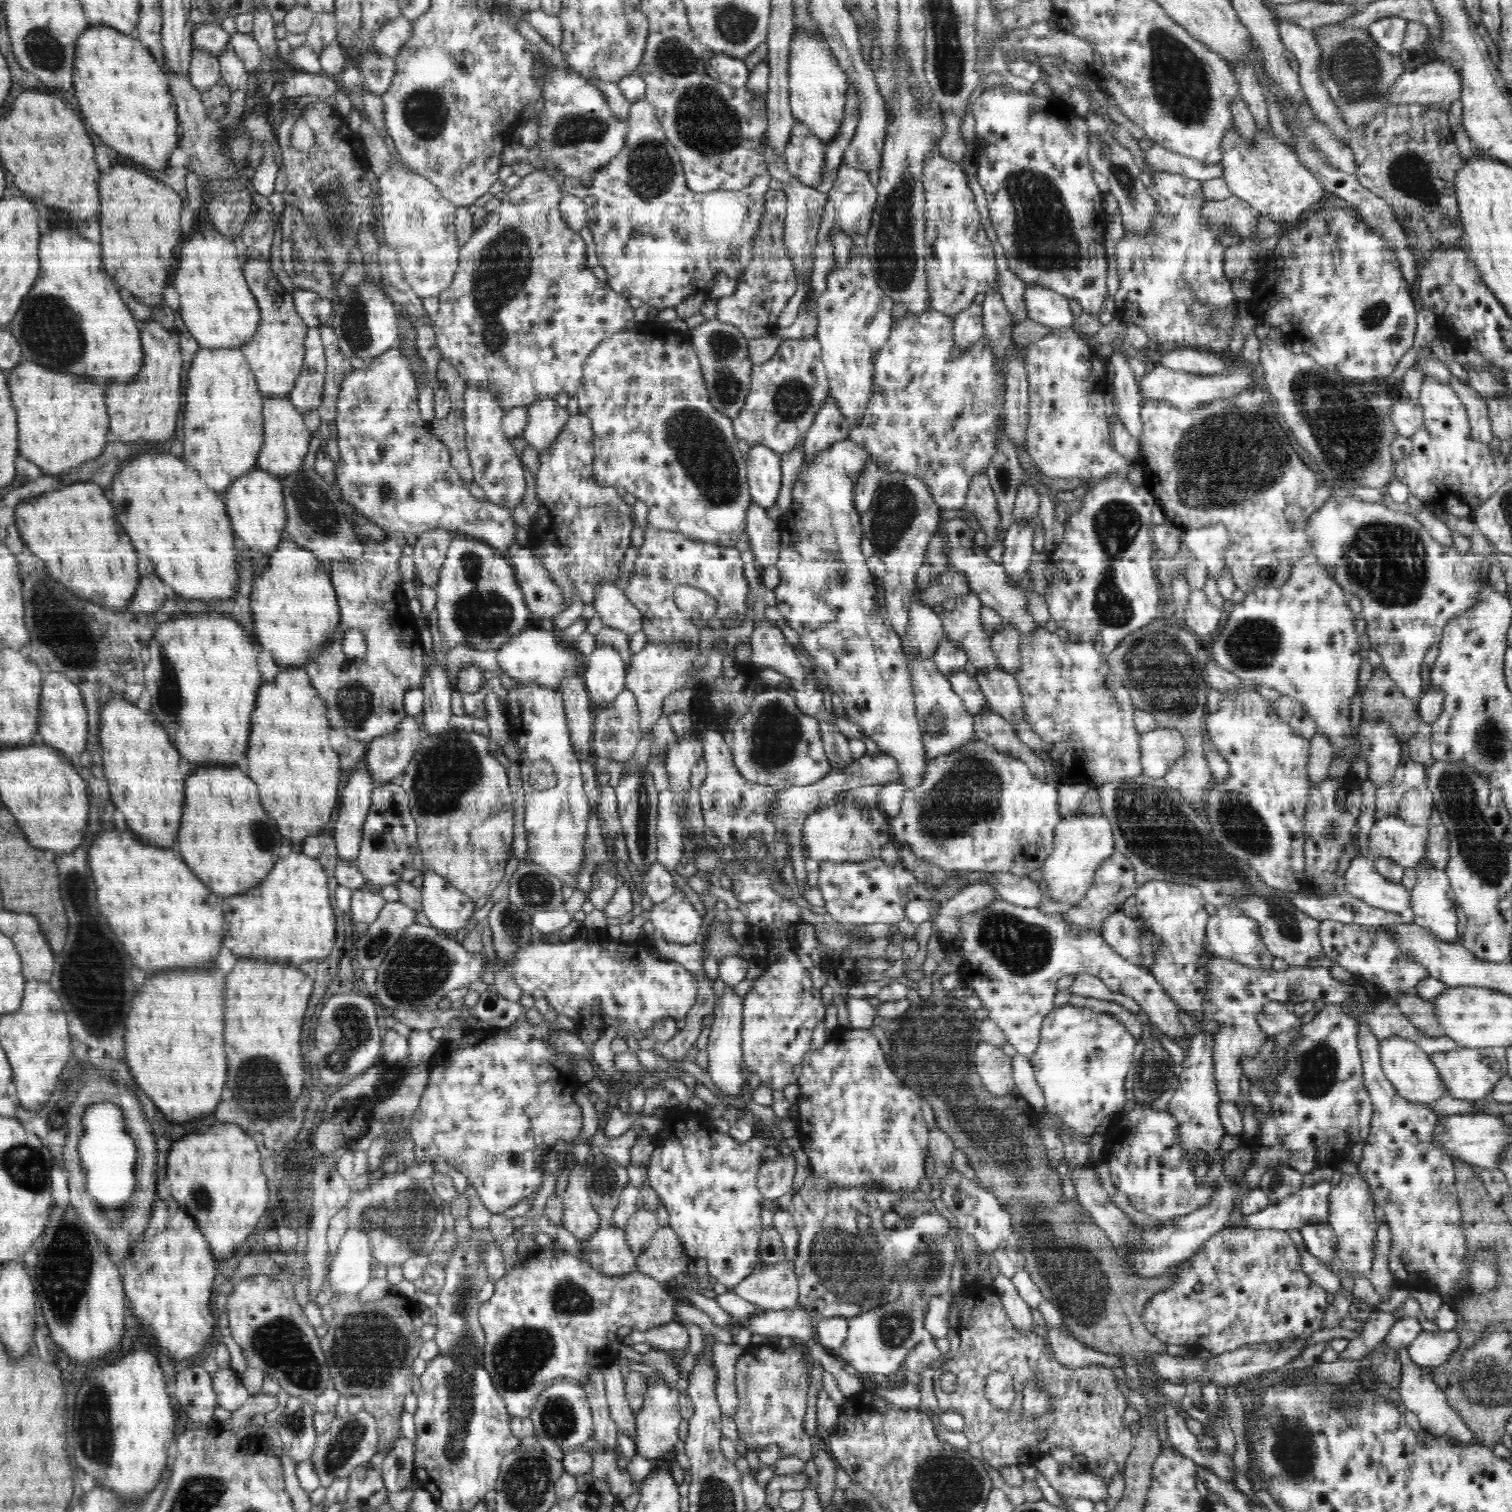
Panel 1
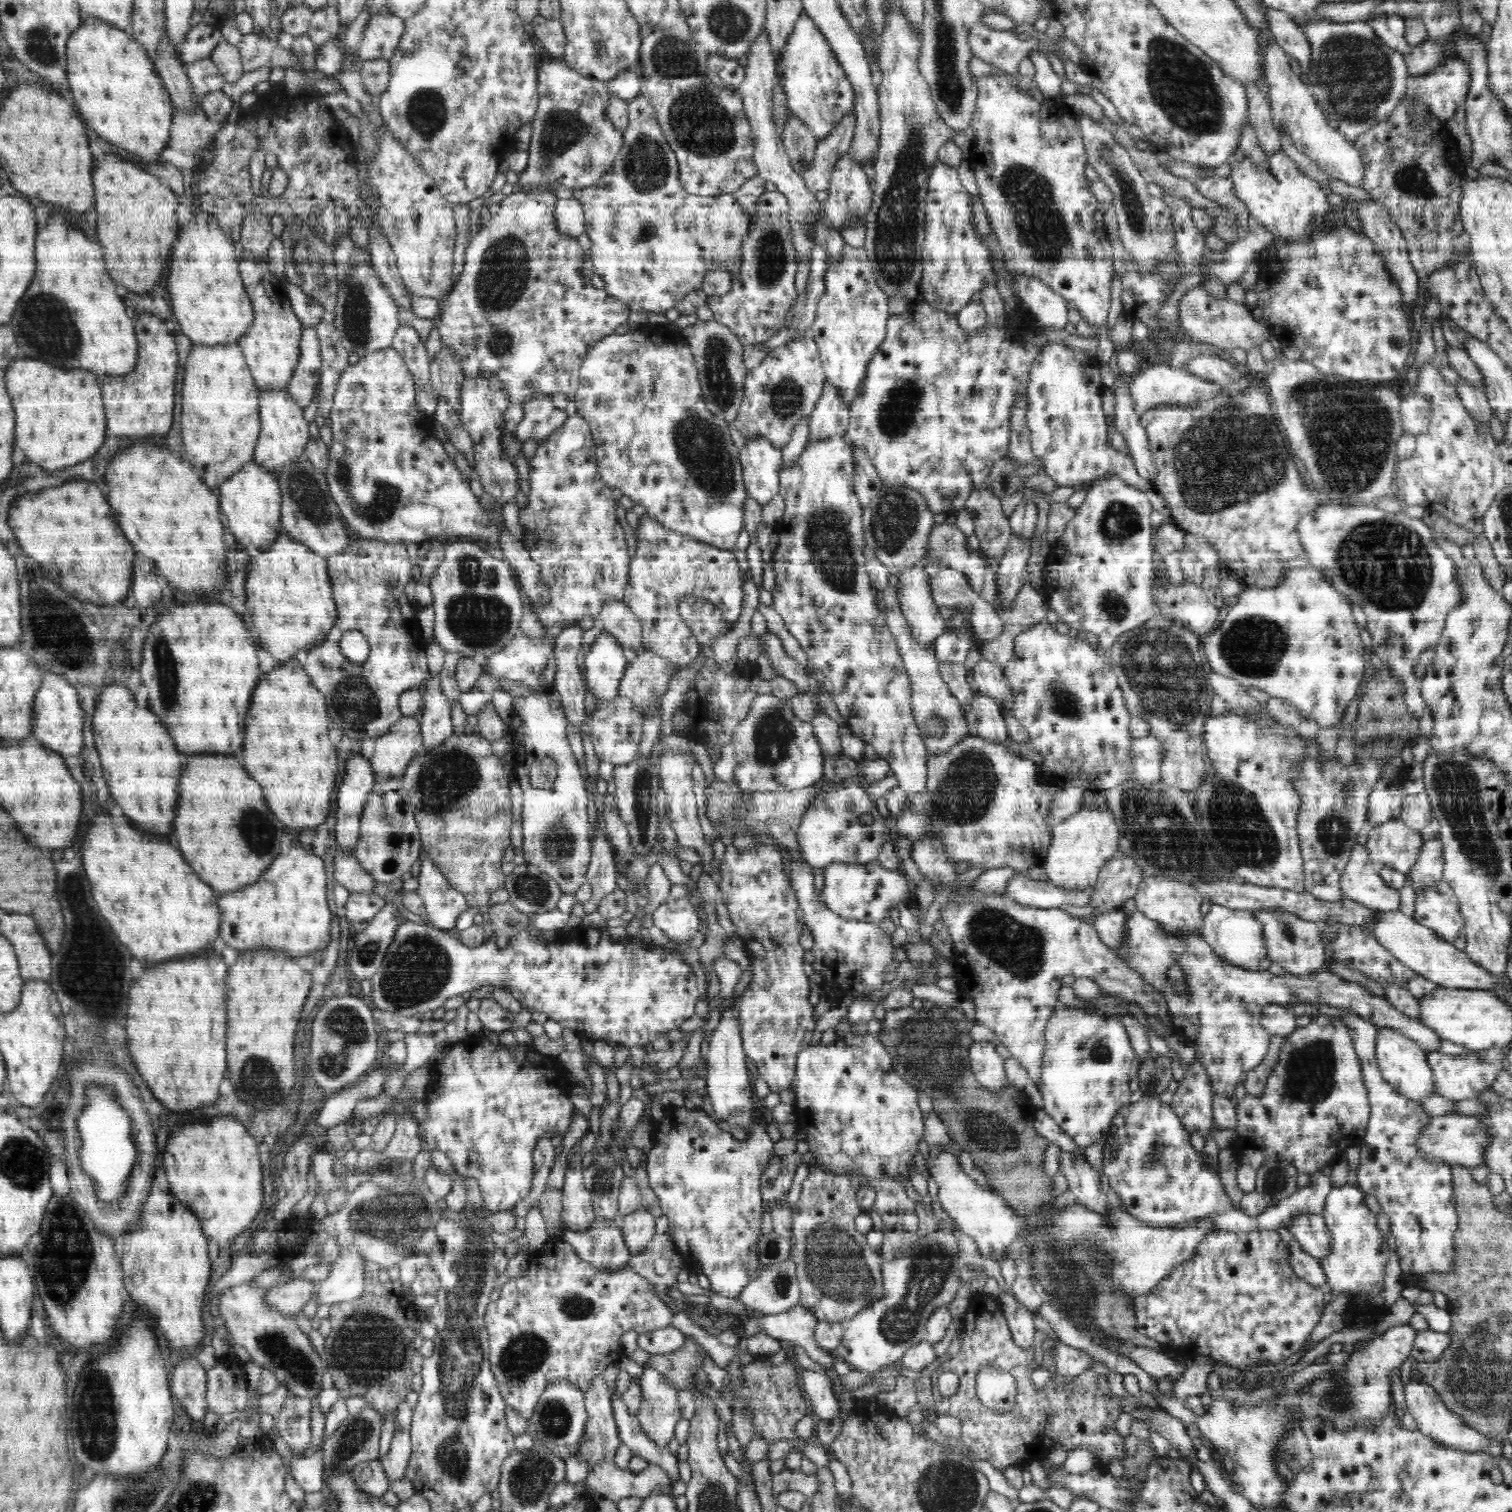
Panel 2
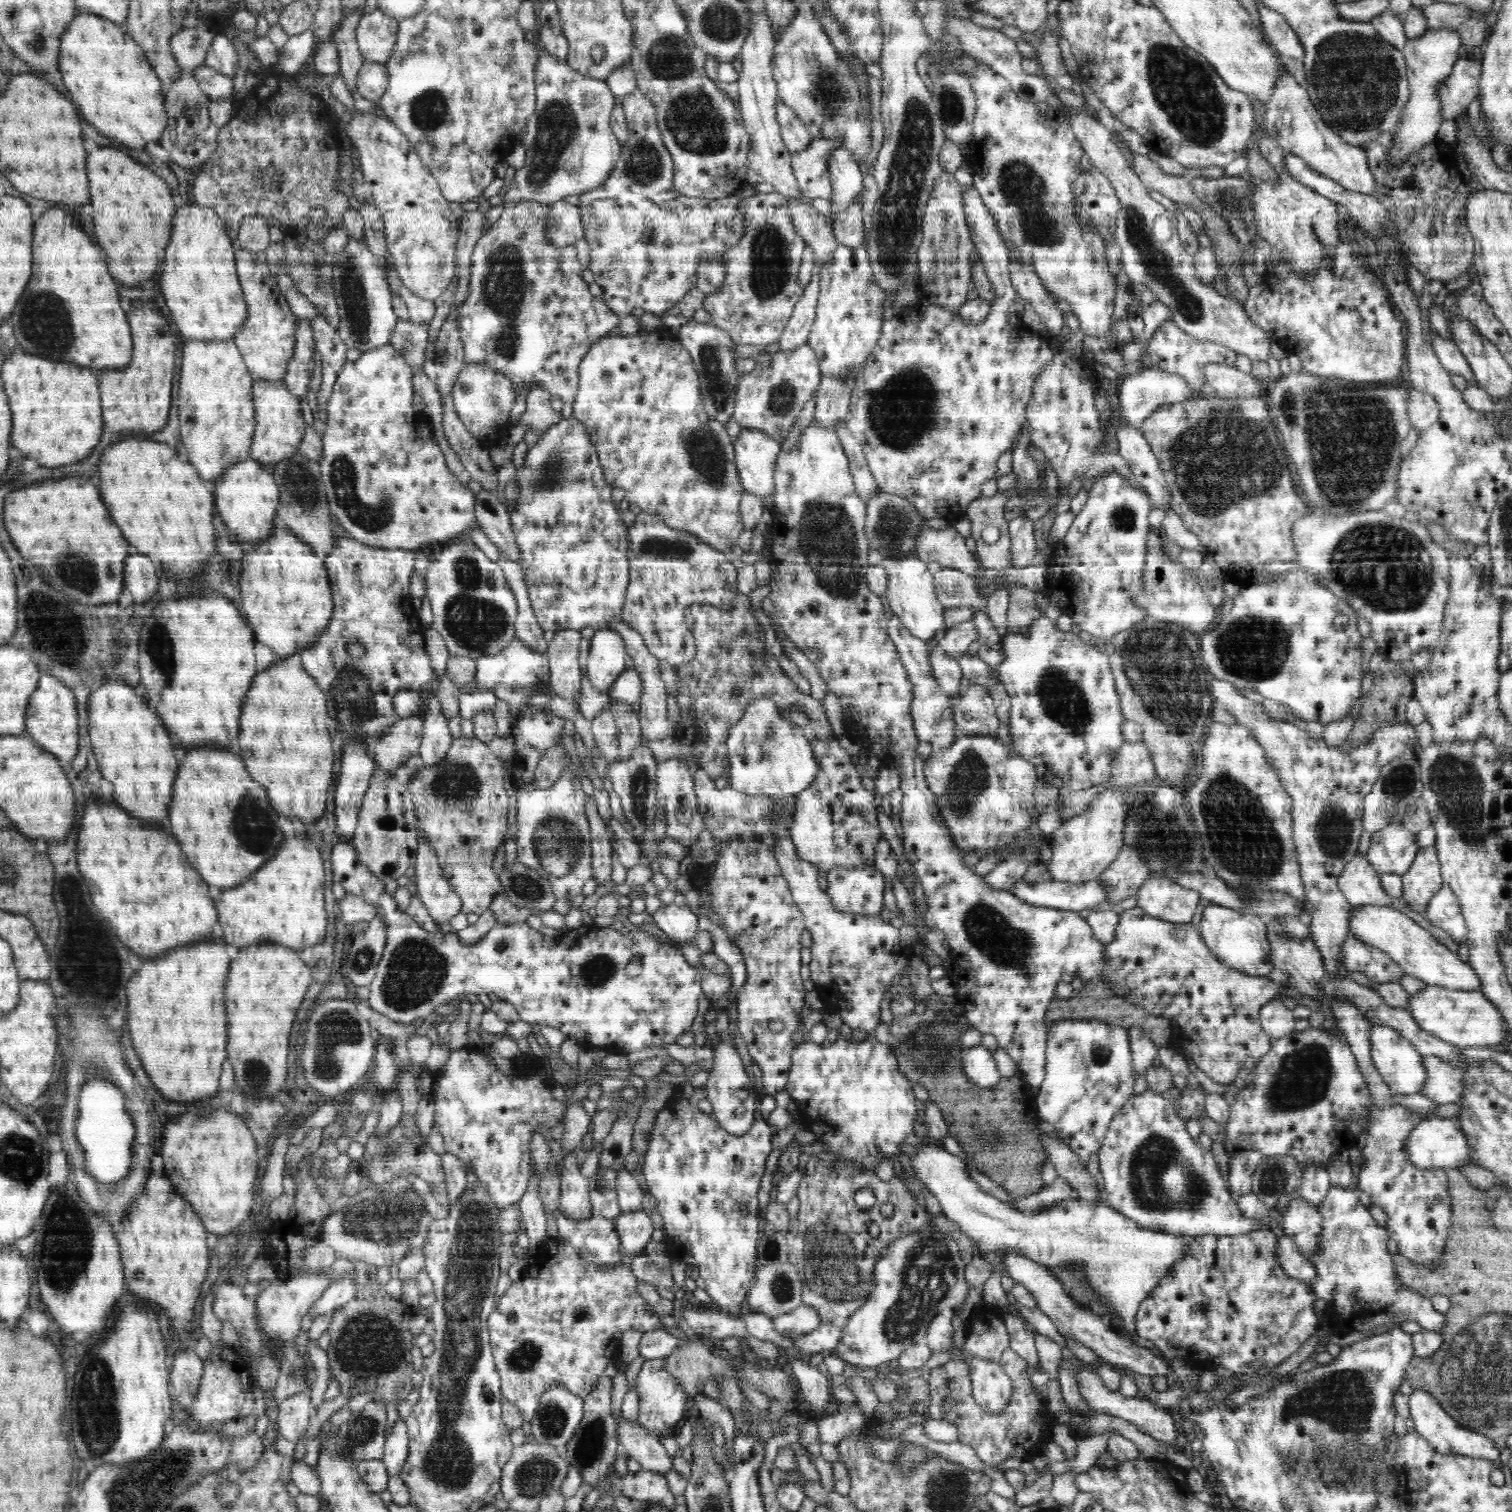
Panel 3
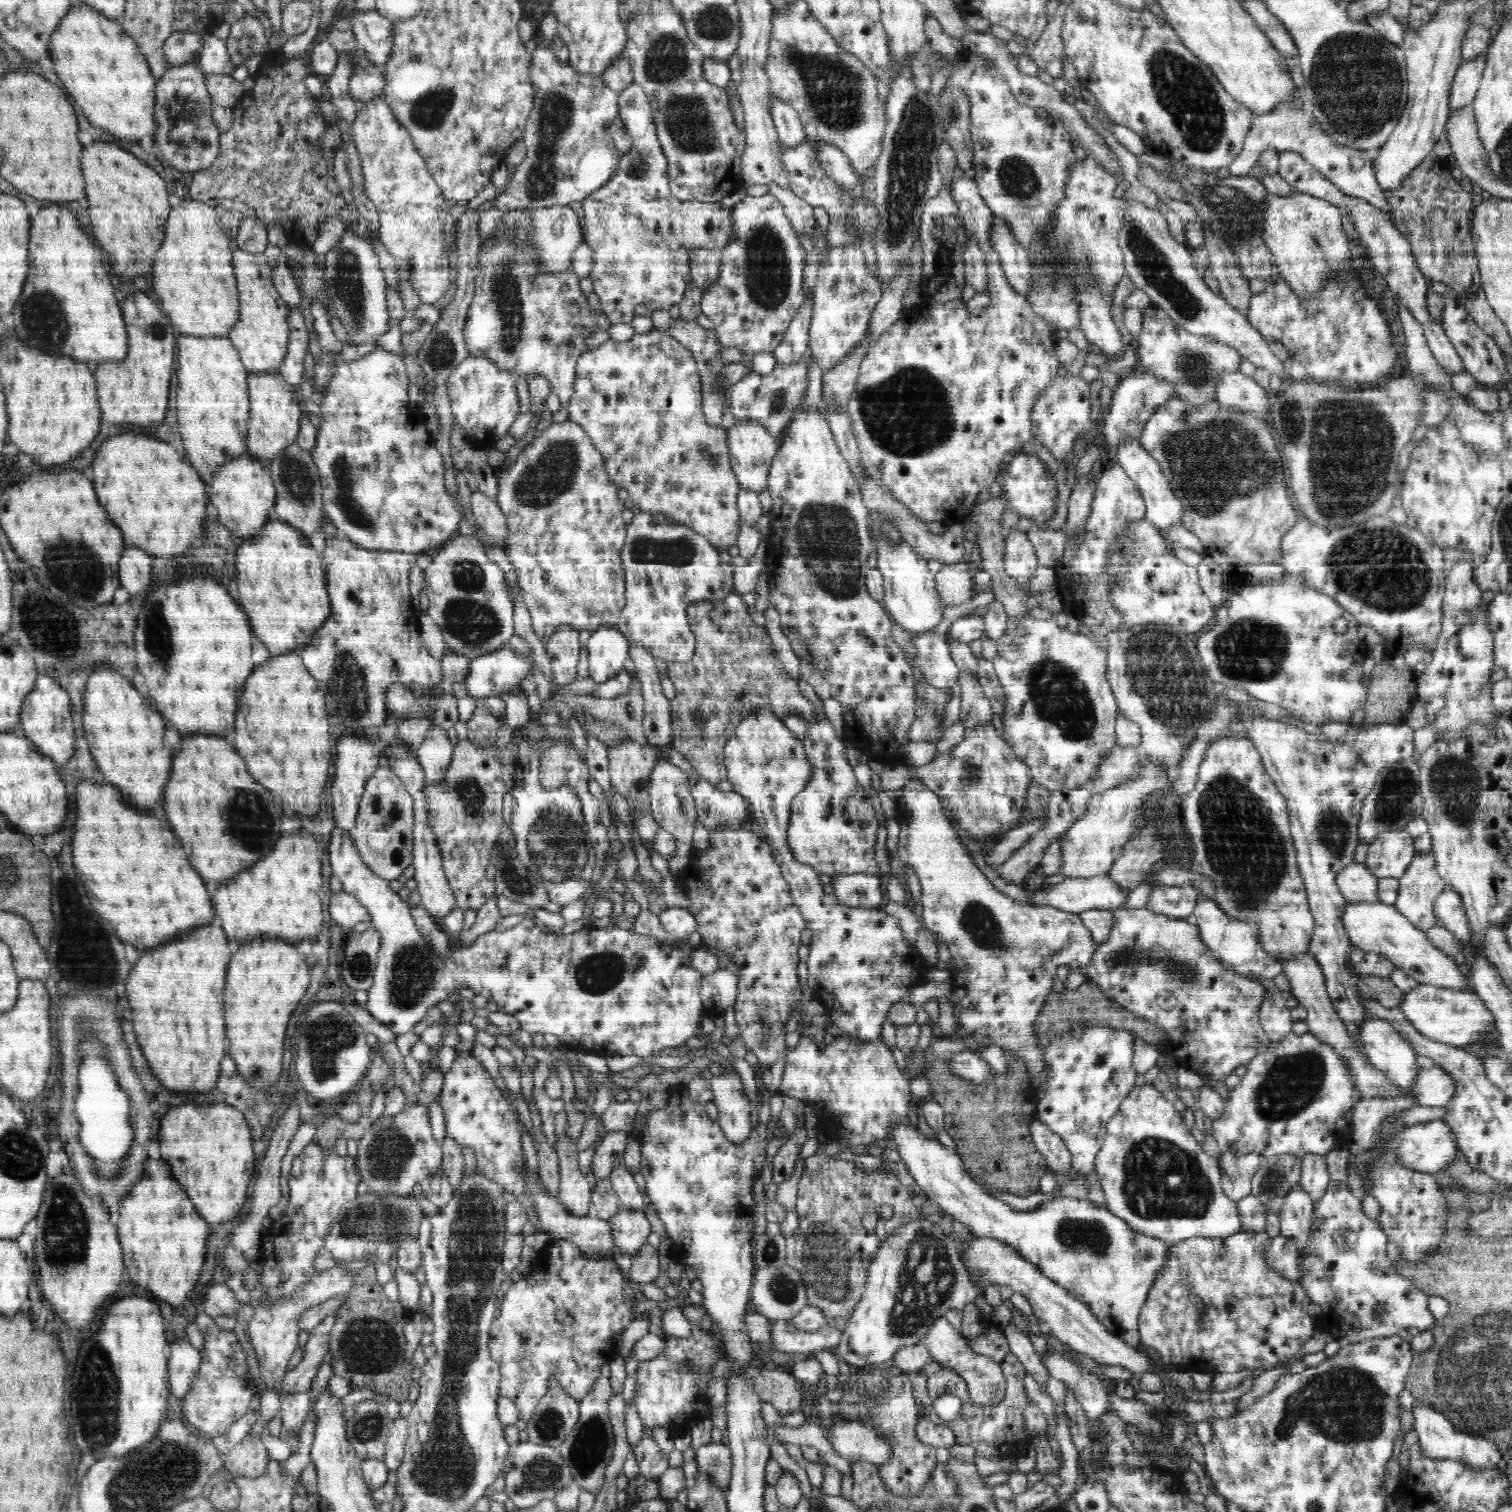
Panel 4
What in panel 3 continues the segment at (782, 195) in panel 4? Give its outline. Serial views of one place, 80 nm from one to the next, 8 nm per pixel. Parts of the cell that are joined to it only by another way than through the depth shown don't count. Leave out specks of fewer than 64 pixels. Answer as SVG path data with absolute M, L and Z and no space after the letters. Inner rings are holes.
M787 198L795 231L803 238L807 246L813 248L815 262L821 267L832 262L832 253L837 249L831 221L822 216L811 203L804 199Z

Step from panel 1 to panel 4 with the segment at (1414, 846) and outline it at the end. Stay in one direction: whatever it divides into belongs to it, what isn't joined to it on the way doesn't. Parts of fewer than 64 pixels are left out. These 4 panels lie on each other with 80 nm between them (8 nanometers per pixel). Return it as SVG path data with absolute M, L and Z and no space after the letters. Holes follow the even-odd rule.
M1388 830L1378 835L1367 850L1365 865L1376 878L1400 878L1418 852L1414 850L1414 837L1405 830Z

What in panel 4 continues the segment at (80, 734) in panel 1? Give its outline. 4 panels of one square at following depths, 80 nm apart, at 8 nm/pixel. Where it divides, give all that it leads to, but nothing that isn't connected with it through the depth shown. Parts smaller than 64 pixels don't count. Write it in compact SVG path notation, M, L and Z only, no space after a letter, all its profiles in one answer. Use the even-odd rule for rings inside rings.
M39 674L33 689L27 694L20 711L20 724L29 740L40 753L54 761L56 768L62 768L72 754L76 744L76 735L71 719L70 697L54 678Z

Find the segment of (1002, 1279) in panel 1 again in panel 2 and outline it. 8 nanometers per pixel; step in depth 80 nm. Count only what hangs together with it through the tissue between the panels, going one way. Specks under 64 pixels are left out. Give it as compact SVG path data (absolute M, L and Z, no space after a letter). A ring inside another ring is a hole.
M1009 1288L1007 1291L1001 1290L996 1301L1004 1312L1007 1325L1014 1339L1013 1343L1022 1350L1028 1350L1028 1348L1033 1348L1034 1334L1038 1332L1034 1327L1034 1315L1028 1312L1028 1308L1015 1296L1008 1294L1010 1293Z

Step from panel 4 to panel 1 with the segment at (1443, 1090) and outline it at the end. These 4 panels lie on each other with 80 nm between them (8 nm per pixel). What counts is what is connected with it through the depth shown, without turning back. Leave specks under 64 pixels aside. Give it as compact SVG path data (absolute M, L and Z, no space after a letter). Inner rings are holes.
M1461 1047L1450 1052L1435 1052L1430 1055L1430 1058L1444 1080L1448 1095L1458 1100L1475 1101L1492 1094L1494 1086L1504 1076L1508 1076L1506 1050L1507 1047L1488 1047L1487 1049Z

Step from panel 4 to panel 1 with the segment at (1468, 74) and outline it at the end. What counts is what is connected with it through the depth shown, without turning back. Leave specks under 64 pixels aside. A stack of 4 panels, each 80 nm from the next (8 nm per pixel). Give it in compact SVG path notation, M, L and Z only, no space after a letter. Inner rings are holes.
M1437 59L1414 71L1402 72L1402 76L1390 88L1388 102L1437 104L1448 111L1452 102L1460 99L1460 90L1460 71L1450 62Z

